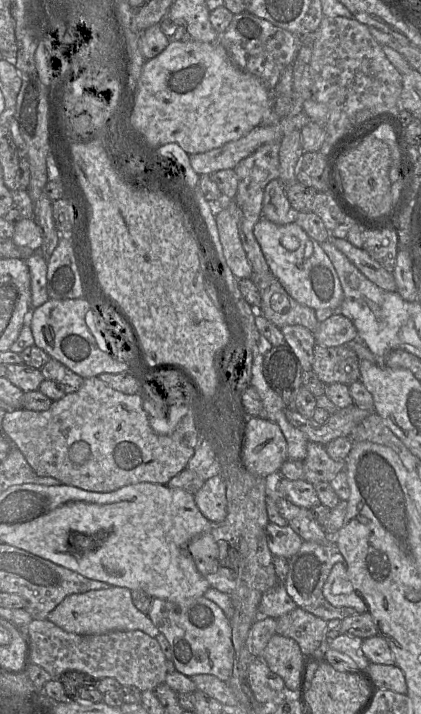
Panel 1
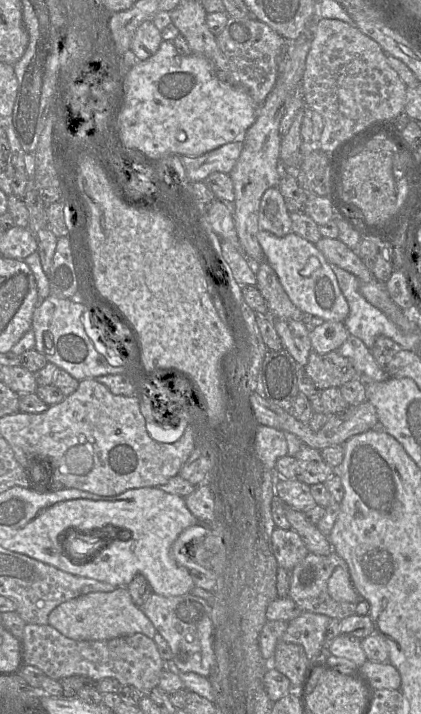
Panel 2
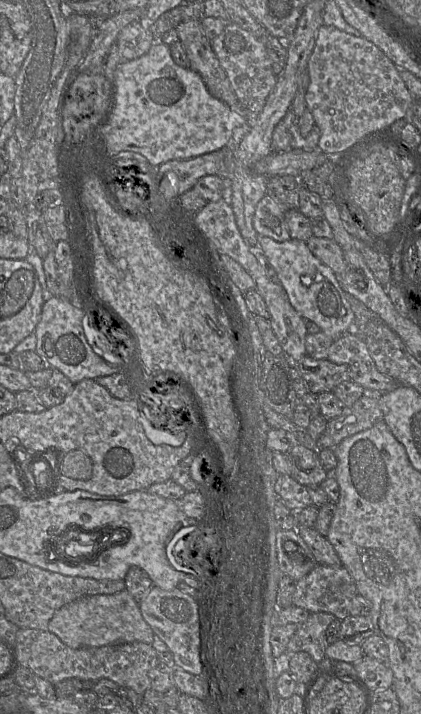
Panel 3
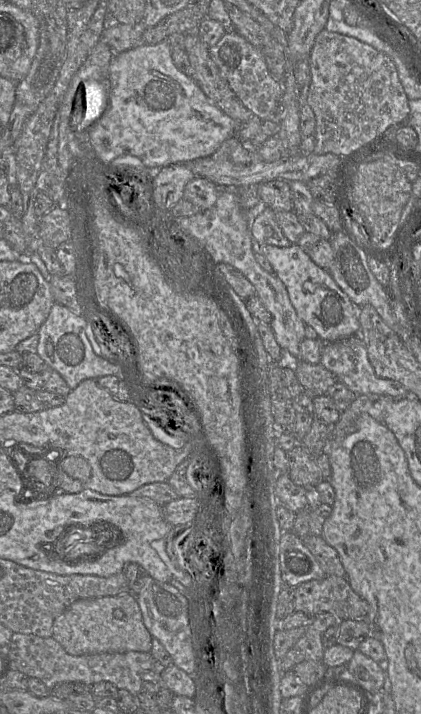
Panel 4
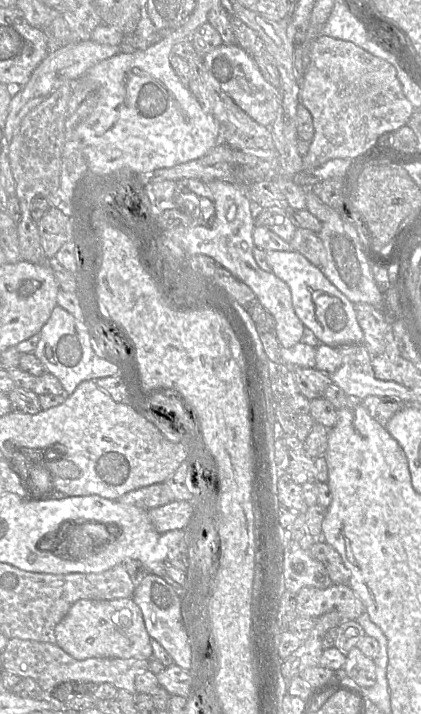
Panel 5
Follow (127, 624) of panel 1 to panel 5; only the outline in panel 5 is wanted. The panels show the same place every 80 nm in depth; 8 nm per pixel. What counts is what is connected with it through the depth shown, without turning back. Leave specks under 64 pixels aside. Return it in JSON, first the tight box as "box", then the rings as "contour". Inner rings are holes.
{"box":[55,597,152,660],"contour":[[[132,597],[76,601],[55,627],[56,644],[77,660],[88,658],[152,658],[150,636],[141,609]]]}

